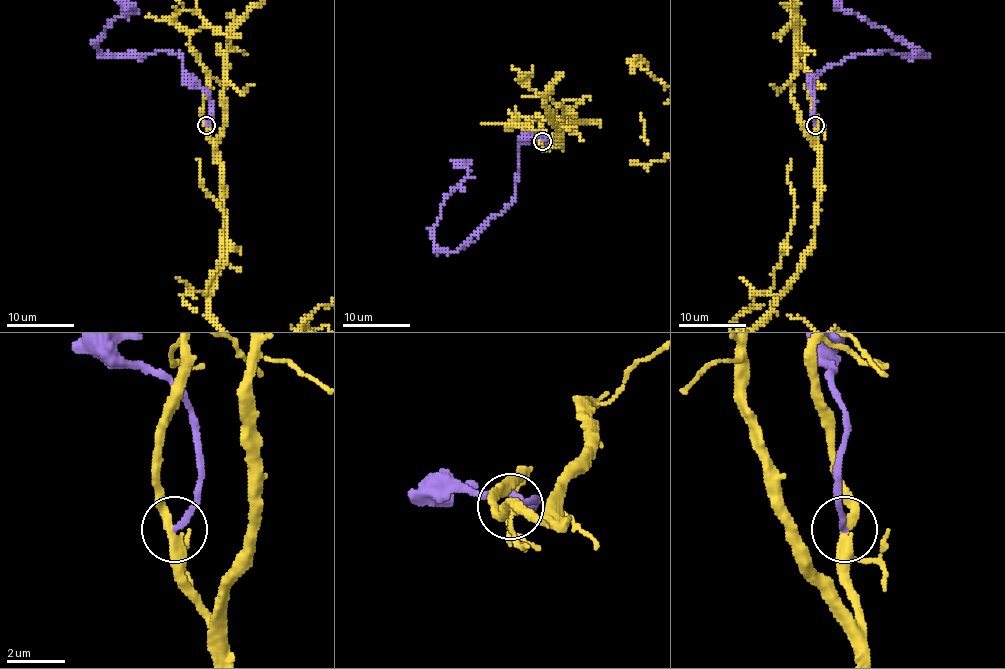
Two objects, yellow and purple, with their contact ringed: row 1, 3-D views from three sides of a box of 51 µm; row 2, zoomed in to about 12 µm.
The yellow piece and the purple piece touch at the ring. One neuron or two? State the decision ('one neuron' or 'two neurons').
two neurons

